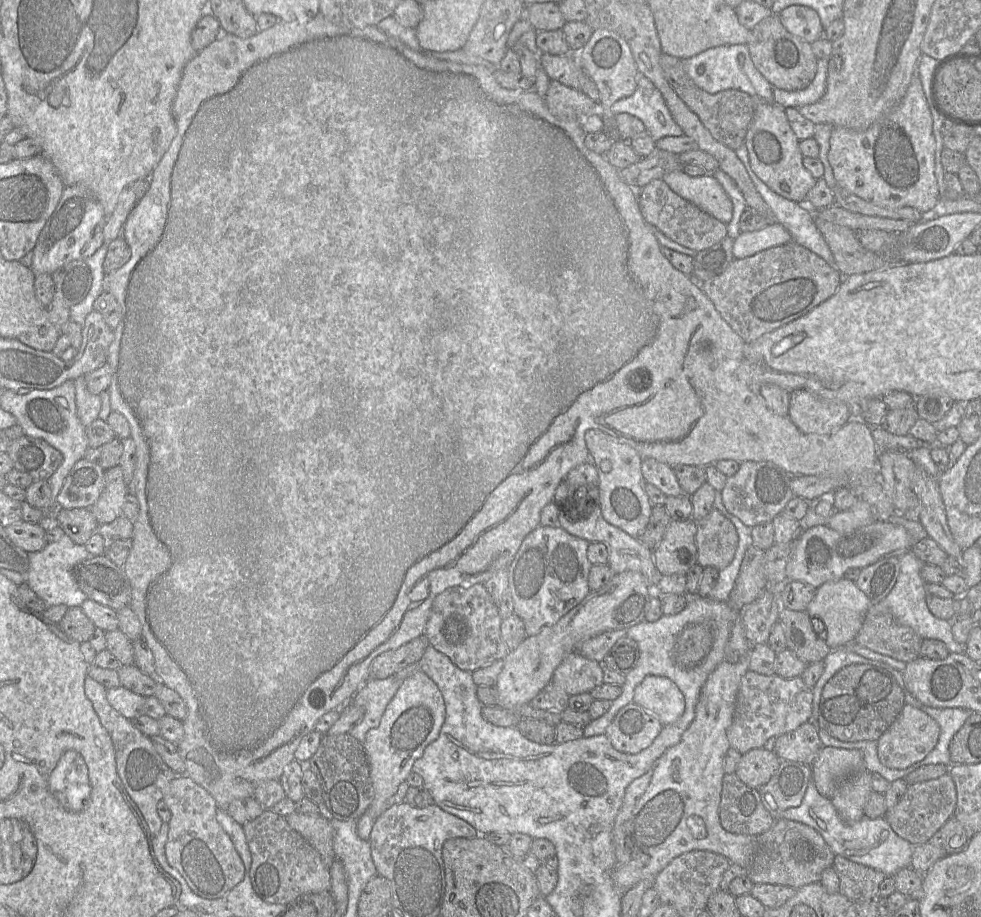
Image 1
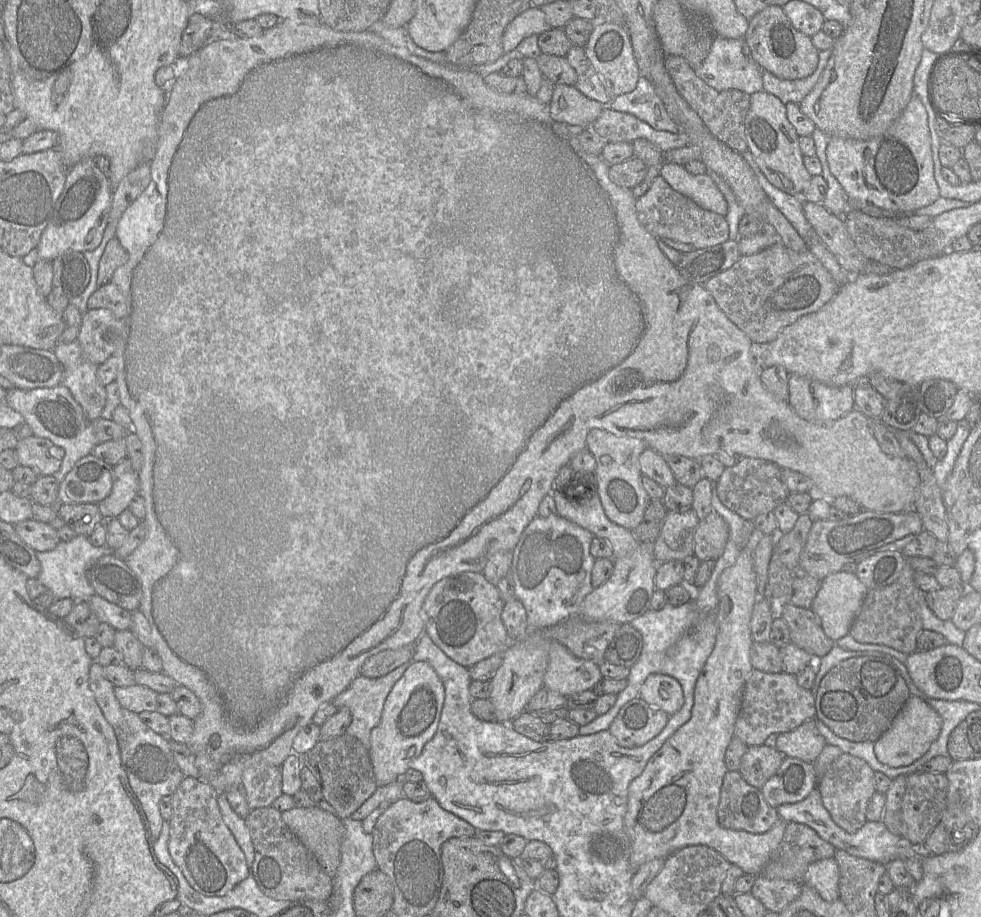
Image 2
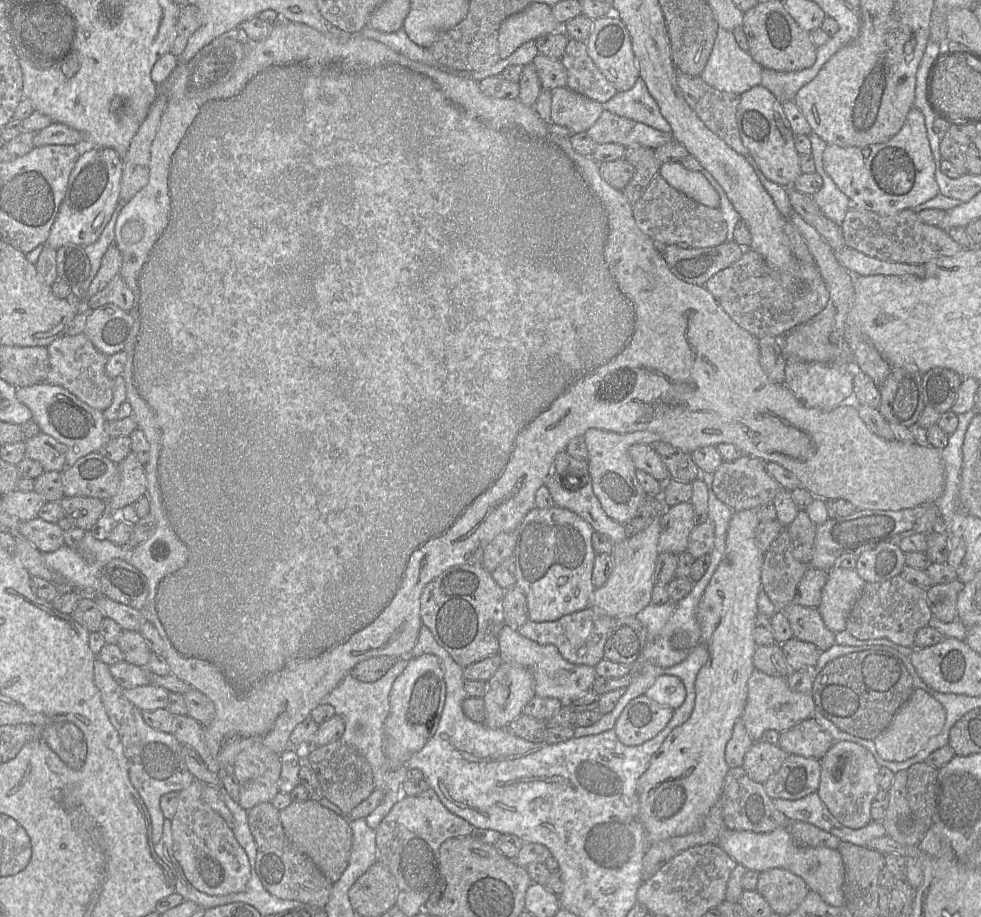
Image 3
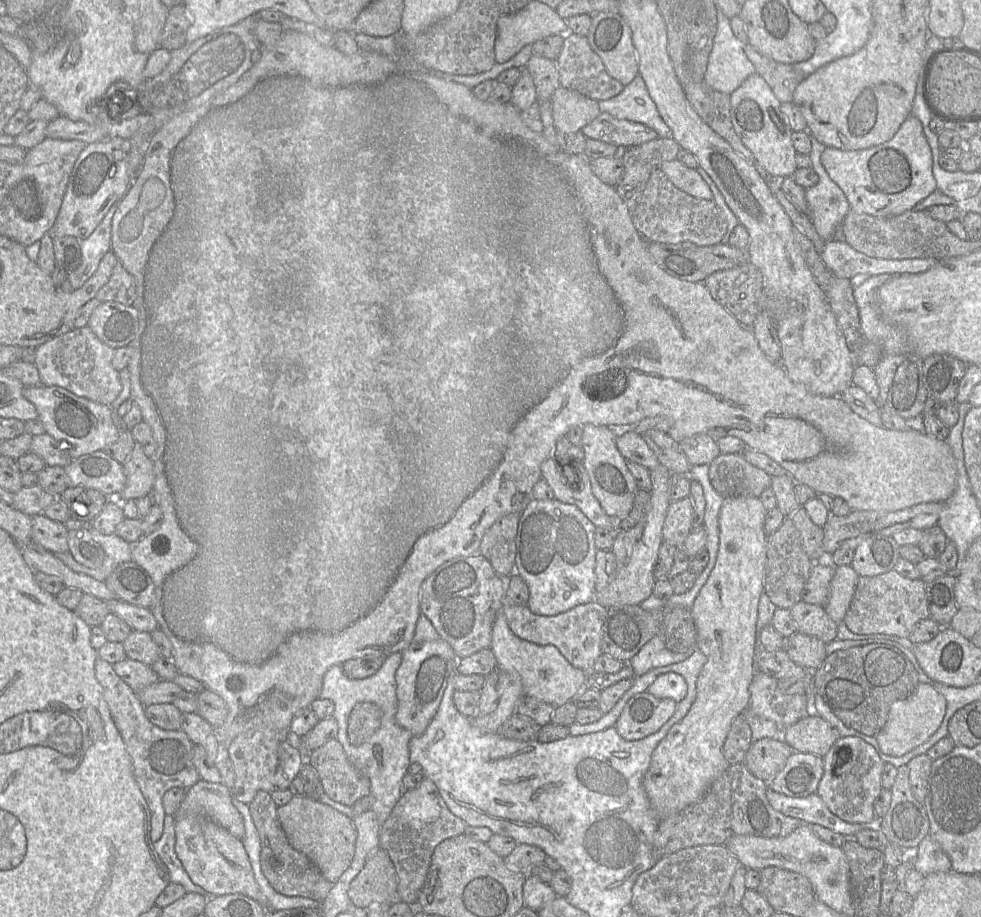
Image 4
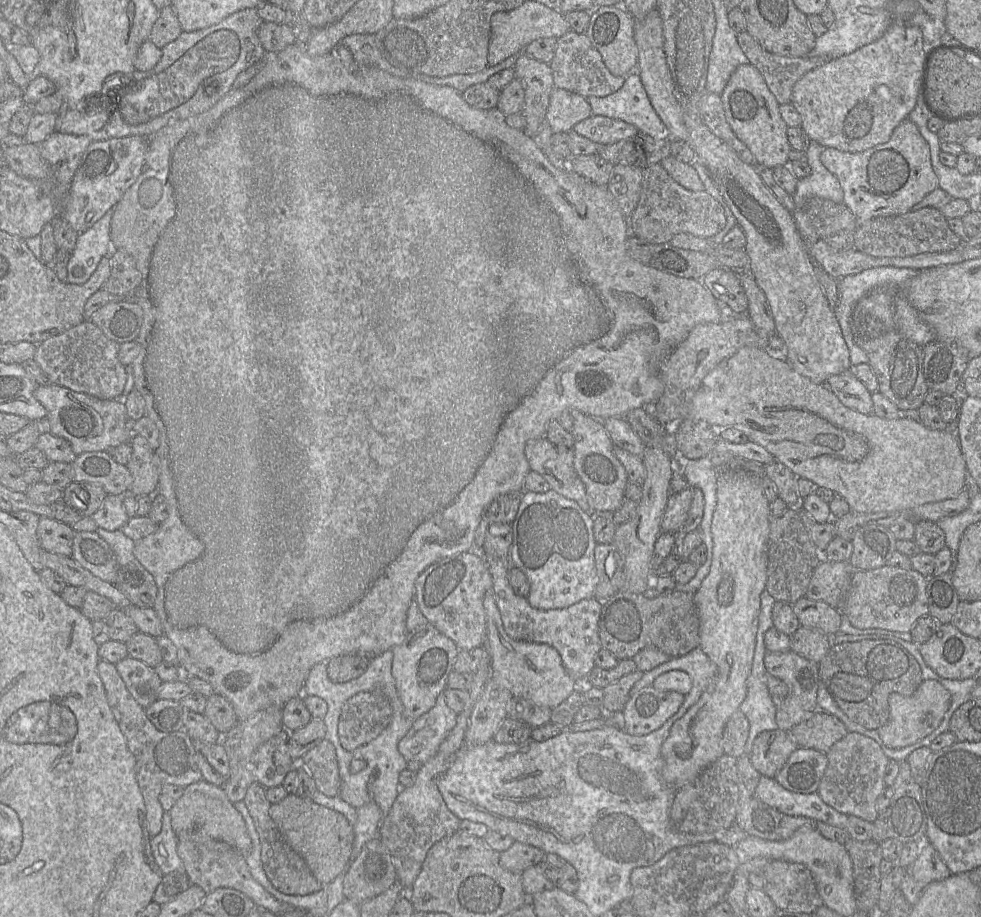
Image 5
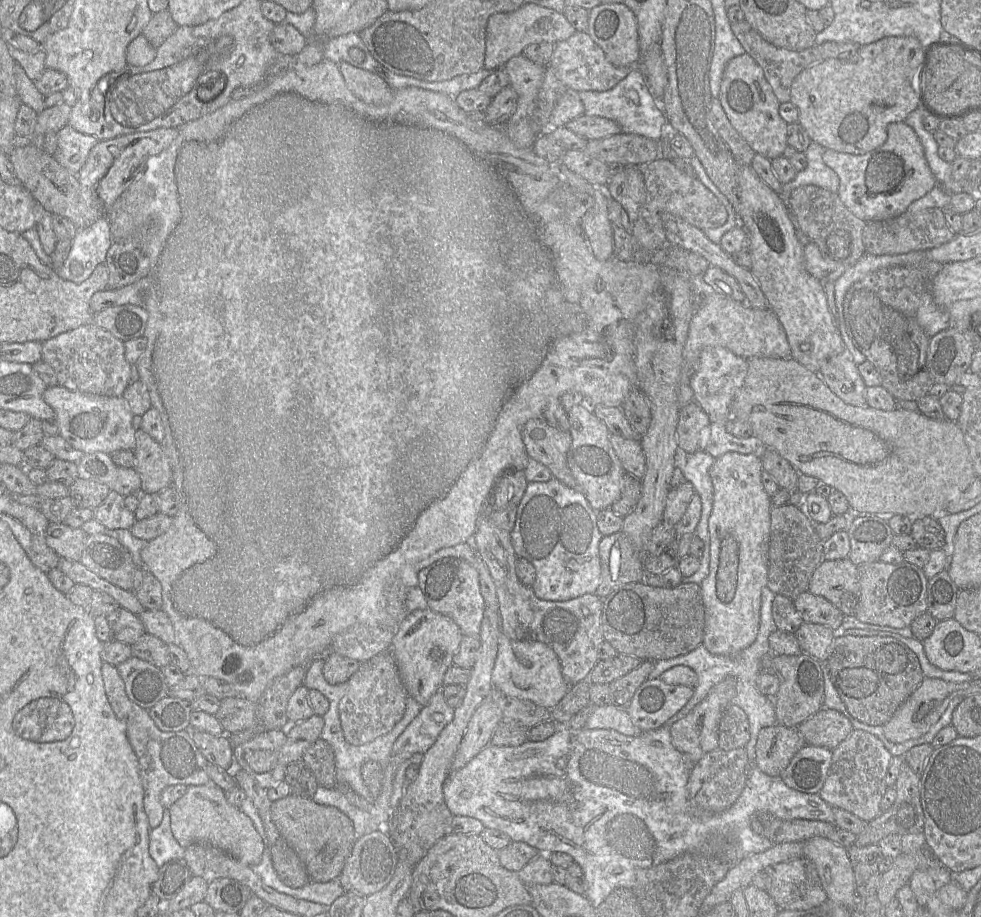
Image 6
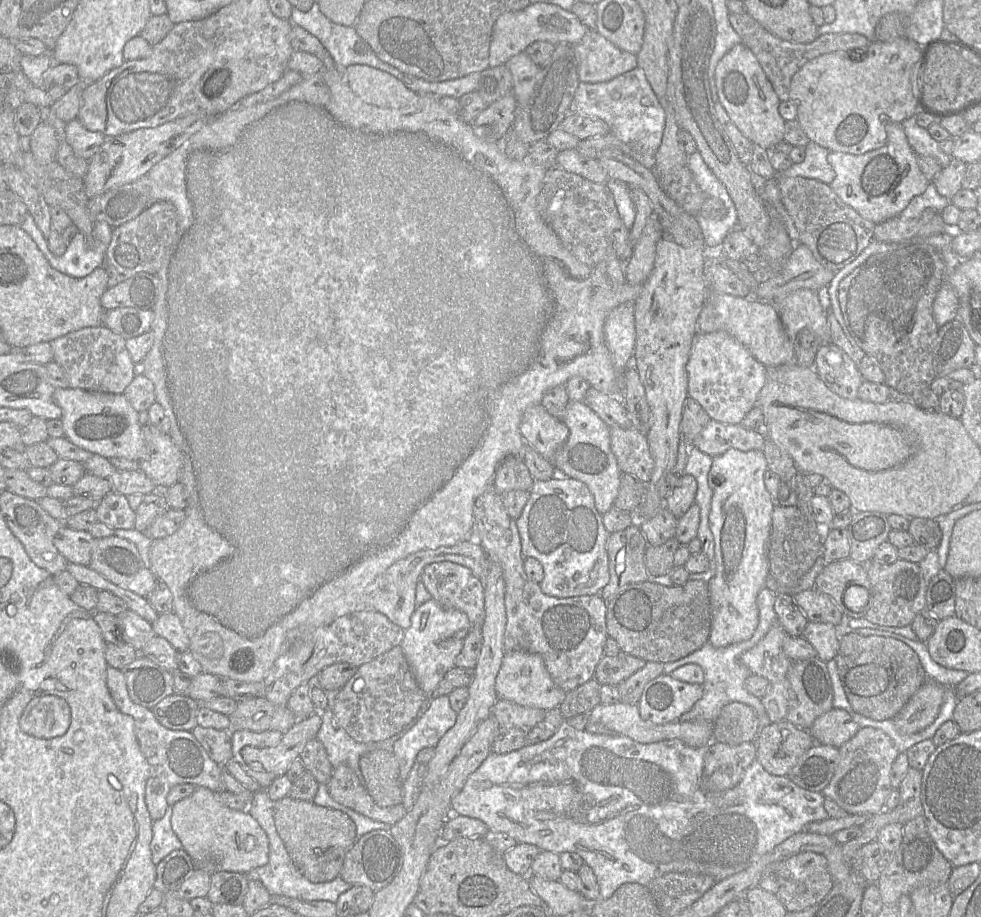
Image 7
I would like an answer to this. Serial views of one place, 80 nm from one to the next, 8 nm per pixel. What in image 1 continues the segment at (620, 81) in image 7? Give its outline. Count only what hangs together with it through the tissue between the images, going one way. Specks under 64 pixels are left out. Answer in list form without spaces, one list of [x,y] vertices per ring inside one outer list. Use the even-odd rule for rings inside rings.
[[[639,75],[635,92],[616,101],[609,109],[614,114],[628,113],[643,122],[656,142],[667,136],[683,136],[682,128],[673,119],[660,91],[645,76]]]

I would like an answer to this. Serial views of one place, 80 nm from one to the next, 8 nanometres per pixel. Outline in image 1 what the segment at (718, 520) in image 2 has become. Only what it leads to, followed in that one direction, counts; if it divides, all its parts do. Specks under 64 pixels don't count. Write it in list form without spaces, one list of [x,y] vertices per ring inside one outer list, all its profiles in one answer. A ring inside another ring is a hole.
[[[714,508],[696,521],[697,563],[703,568],[726,568],[733,560],[738,545],[734,524]]]

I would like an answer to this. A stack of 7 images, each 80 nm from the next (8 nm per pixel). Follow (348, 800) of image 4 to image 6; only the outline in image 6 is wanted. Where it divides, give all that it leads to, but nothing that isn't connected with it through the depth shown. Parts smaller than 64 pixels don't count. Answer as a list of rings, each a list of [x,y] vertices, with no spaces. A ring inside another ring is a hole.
[[[325,740],[315,741],[304,752],[300,763],[313,774],[319,786],[328,789],[337,787],[334,752]]]

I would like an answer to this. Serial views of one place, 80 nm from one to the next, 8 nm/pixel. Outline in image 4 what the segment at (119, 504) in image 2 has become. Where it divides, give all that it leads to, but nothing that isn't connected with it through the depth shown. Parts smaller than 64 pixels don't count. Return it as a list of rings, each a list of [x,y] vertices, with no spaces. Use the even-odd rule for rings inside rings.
[[[135,442],[135,446],[123,467],[126,484],[120,495],[114,498],[118,498],[123,502],[151,496],[155,481],[154,464],[139,443]]]

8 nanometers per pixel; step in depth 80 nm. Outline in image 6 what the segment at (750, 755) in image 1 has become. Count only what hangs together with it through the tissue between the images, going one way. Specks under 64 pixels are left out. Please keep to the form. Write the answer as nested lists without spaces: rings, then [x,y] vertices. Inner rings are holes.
[[[780,723],[760,730],[755,752],[756,765],[769,776],[780,776],[794,755],[806,745],[796,727]]]

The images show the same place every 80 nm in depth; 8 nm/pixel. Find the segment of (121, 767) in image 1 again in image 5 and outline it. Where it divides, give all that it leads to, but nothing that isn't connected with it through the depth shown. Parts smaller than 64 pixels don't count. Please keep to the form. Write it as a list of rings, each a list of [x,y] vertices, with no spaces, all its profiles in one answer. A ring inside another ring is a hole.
[[[100,659],[97,665],[108,705],[118,723],[128,746],[135,757],[135,773],[146,808],[147,829],[150,838],[156,836],[162,827],[164,810],[160,804],[160,792],[165,785],[186,786],[202,780],[202,773],[196,763],[193,740],[182,729],[173,732],[158,730],[145,714],[143,708],[126,688],[116,666]]]

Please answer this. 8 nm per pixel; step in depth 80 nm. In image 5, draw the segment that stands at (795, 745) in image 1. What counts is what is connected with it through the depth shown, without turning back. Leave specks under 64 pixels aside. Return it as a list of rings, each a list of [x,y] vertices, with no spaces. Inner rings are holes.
[[[816,710],[789,731],[798,747],[824,753],[848,733],[845,725],[834,715]]]

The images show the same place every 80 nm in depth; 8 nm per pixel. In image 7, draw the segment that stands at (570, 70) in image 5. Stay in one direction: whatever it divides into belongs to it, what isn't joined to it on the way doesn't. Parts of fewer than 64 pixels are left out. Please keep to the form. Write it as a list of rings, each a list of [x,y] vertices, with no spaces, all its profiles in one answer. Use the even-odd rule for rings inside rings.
[[[589,30],[574,47],[582,83],[607,82],[638,67],[637,55],[619,49],[596,30]]]

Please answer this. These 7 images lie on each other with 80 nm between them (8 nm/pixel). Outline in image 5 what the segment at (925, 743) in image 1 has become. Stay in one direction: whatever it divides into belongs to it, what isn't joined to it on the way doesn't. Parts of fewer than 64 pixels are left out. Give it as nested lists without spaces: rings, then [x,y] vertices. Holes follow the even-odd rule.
[[[923,680],[910,696],[891,694],[888,720],[877,729],[880,739],[884,745],[893,749],[904,748],[920,741],[940,725],[950,702],[949,691],[936,680]]]

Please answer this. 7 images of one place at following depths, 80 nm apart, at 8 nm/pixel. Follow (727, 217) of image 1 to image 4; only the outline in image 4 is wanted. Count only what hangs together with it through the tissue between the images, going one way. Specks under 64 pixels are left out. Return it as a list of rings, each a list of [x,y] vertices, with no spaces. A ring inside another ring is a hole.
[[[678,160],[663,162],[660,169],[683,192],[696,198],[713,200],[711,189],[696,169],[686,166]]]

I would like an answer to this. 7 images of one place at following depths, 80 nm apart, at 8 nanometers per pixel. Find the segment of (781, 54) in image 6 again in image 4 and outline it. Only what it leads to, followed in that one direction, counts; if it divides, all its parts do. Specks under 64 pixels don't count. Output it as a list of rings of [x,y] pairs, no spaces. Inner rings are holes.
[[[749,43],[744,44],[744,51],[779,102],[792,102],[796,87],[806,76],[793,64],[777,62],[760,54]]]

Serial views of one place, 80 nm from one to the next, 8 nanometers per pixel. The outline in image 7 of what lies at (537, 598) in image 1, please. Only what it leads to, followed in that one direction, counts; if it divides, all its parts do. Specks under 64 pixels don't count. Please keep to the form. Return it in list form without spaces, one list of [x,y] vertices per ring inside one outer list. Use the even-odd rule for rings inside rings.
[[[560,474],[545,481],[535,480],[516,524],[523,556],[537,559],[543,567],[544,578],[539,584],[544,594],[557,598],[600,595],[610,580],[606,549],[610,533],[603,524],[602,514],[595,507],[592,493],[583,482]]]

